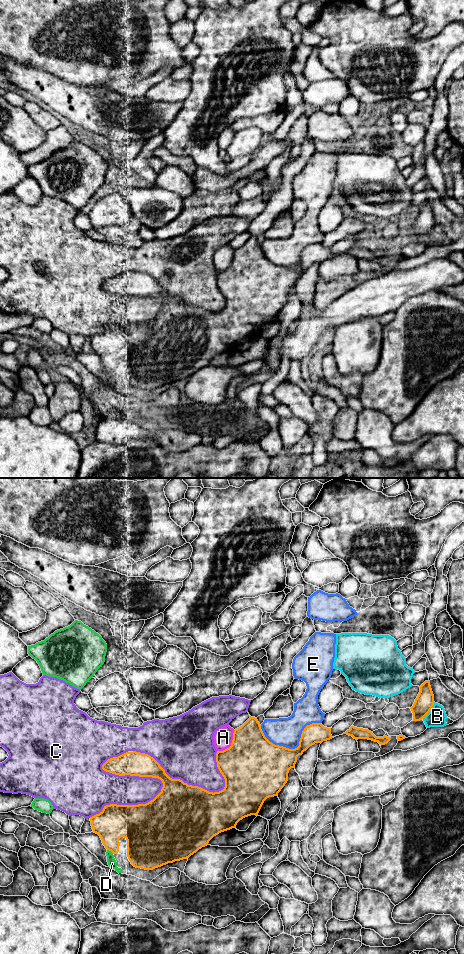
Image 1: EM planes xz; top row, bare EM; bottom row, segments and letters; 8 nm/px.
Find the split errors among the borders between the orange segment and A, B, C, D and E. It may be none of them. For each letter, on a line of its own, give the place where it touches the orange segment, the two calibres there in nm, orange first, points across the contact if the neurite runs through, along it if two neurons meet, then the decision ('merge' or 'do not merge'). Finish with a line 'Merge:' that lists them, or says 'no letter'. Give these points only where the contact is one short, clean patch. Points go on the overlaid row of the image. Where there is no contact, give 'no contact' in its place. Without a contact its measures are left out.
A: contact xz (231, 744); calibres 480 and 150 nm; merge
B: contact xz (432, 706); calibres 150 and 150 nm; do not merge
C: contact xz (128, 805); calibres 400 and 280 nm; do not merge
D: contact xz (110, 850); calibres 280 and 70 nm; do not merge
E: contact xz (295, 748); calibres 340 and 240 nm; do not merge
Merge: A

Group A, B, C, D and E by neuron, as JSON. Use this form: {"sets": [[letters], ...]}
{"sets": [["A"], ["B"], ["C"], ["D"], ["E"]]}

